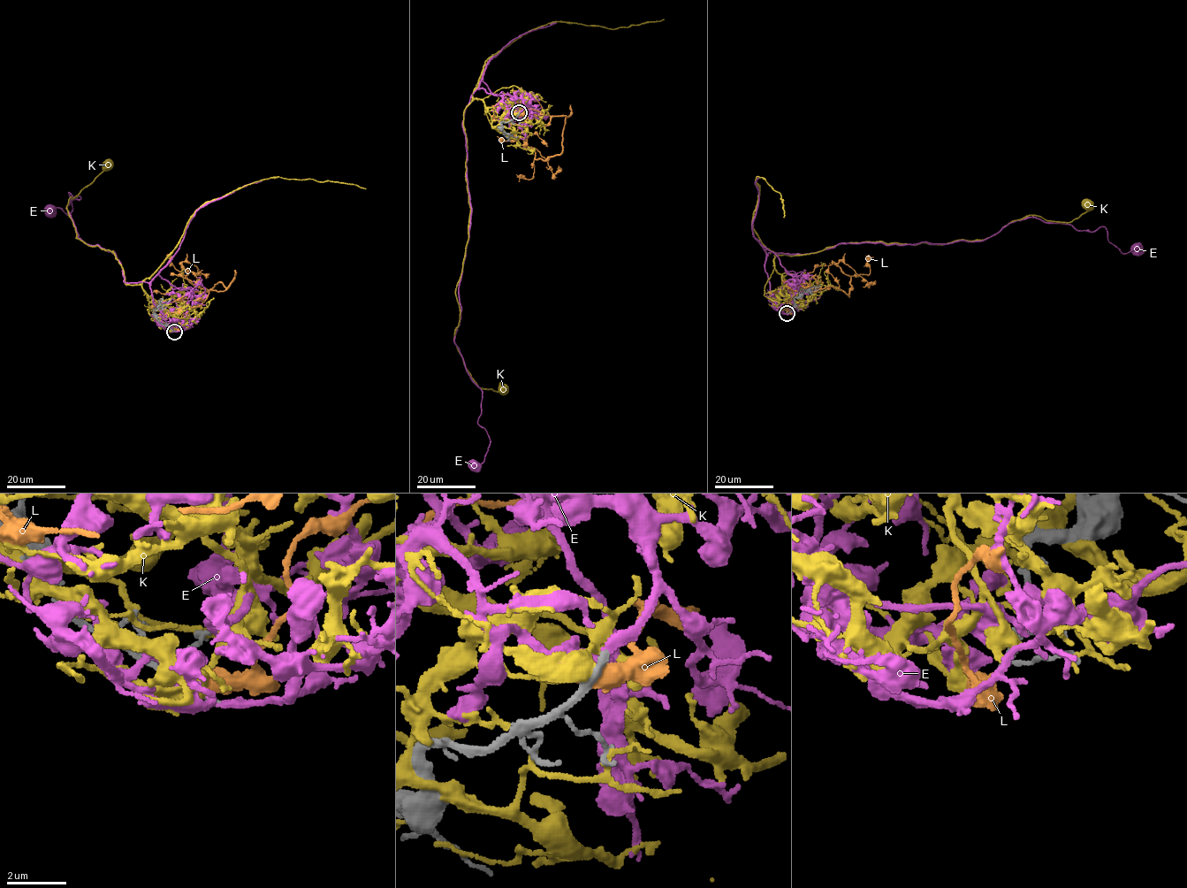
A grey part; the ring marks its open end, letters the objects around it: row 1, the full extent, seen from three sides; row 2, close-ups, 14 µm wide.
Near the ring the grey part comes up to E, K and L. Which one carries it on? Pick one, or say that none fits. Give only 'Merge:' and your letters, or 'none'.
Merge: E

